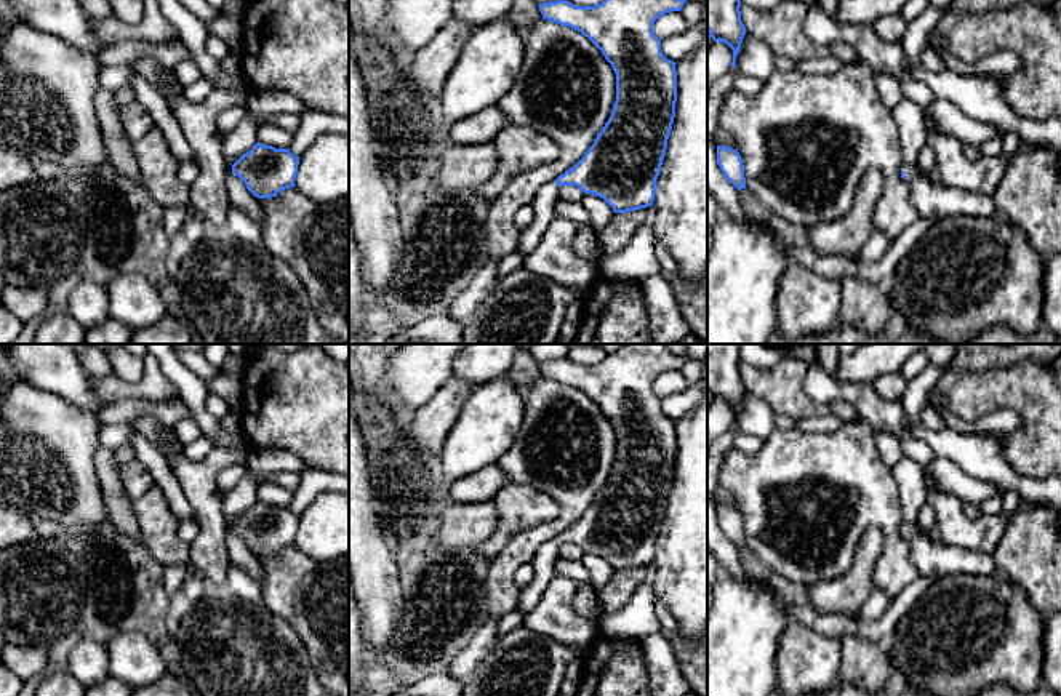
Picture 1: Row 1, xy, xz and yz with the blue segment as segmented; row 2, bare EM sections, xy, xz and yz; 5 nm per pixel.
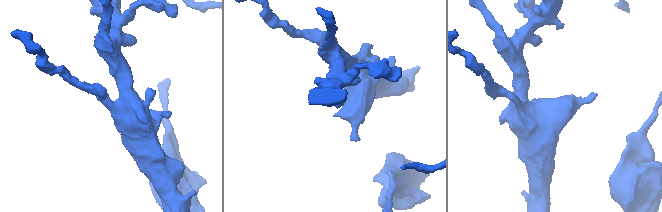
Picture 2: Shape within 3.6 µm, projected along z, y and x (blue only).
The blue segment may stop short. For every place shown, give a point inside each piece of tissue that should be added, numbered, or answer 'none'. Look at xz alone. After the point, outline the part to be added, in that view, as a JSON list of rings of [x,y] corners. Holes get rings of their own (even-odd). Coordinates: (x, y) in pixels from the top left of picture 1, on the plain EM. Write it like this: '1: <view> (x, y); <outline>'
1: xz (543, 562); [[[554,538],[539,547],[531,562],[535,568],[535,579],[525,589],[520,590],[518,603],[515,606],[515,610],[522,613],[523,619],[526,619],[530,611],[538,606],[546,586],[555,574],[554,562],[557,560],[557,549],[559,542]]]

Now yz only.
1: yz (909, 530); [[[904,523],[903,525],[906,539],[912,539],[915,534],[923,534],[923,531],[919,528],[919,525],[911,525],[911,523]]]

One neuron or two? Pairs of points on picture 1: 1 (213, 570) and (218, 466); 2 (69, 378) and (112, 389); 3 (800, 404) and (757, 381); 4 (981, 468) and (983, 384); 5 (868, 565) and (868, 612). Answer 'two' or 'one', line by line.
1: one
2: two
3: one
4: two
5: two

